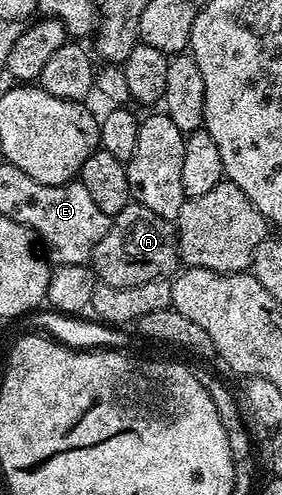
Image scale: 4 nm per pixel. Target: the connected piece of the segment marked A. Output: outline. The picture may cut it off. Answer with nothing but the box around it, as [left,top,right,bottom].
[89,201,181,287]

